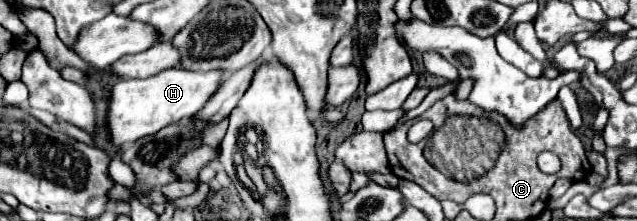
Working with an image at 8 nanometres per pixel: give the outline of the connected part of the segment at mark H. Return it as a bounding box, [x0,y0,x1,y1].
[109,69,223,145]

